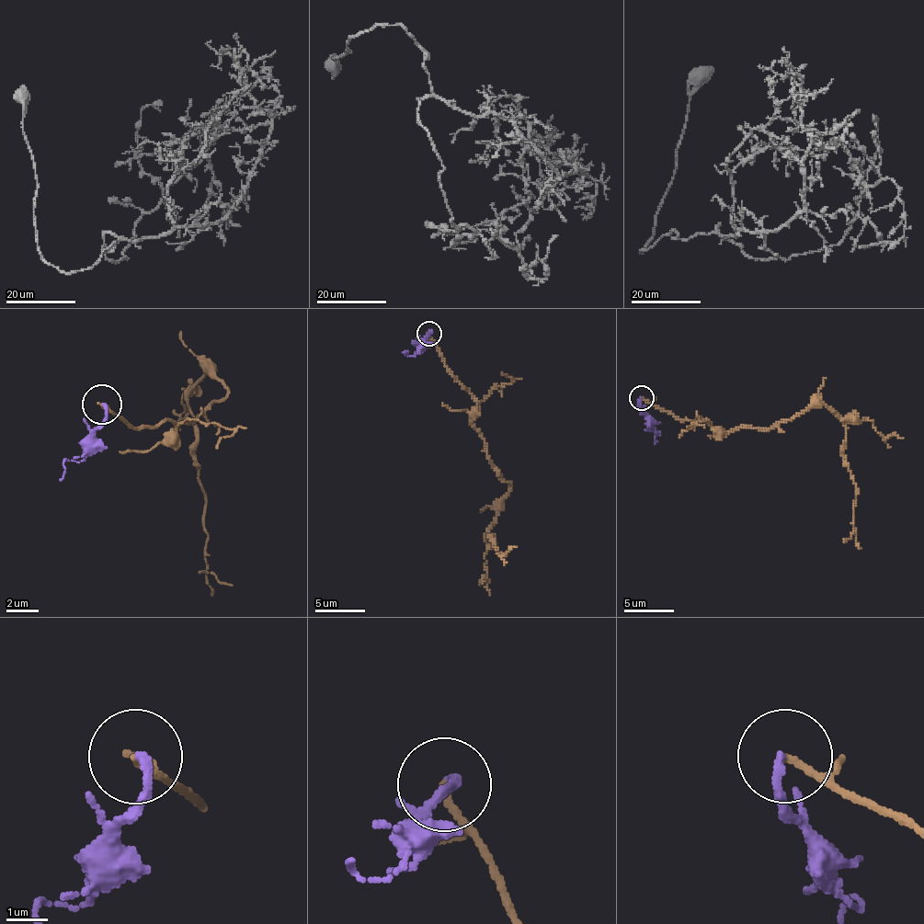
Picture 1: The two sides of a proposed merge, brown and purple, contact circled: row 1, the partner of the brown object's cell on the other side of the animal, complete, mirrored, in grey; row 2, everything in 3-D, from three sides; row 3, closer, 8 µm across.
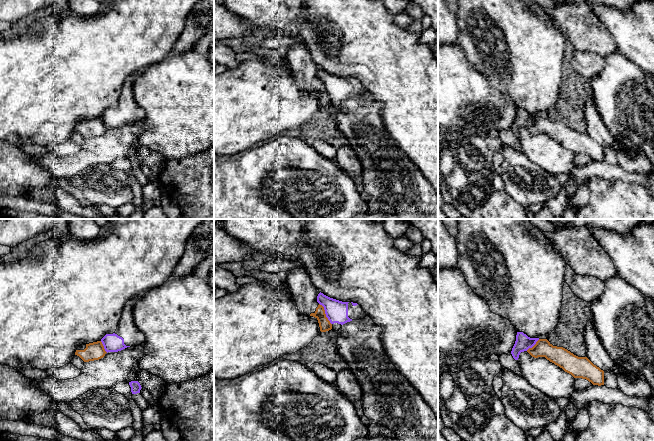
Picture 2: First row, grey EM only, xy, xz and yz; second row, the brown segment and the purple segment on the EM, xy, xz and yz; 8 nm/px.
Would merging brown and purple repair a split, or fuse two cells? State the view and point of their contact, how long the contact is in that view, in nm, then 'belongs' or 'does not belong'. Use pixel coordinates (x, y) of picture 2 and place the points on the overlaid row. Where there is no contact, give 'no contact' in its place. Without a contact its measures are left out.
meets brown in xz at (325, 314); contact 200 nm long; does not belong

